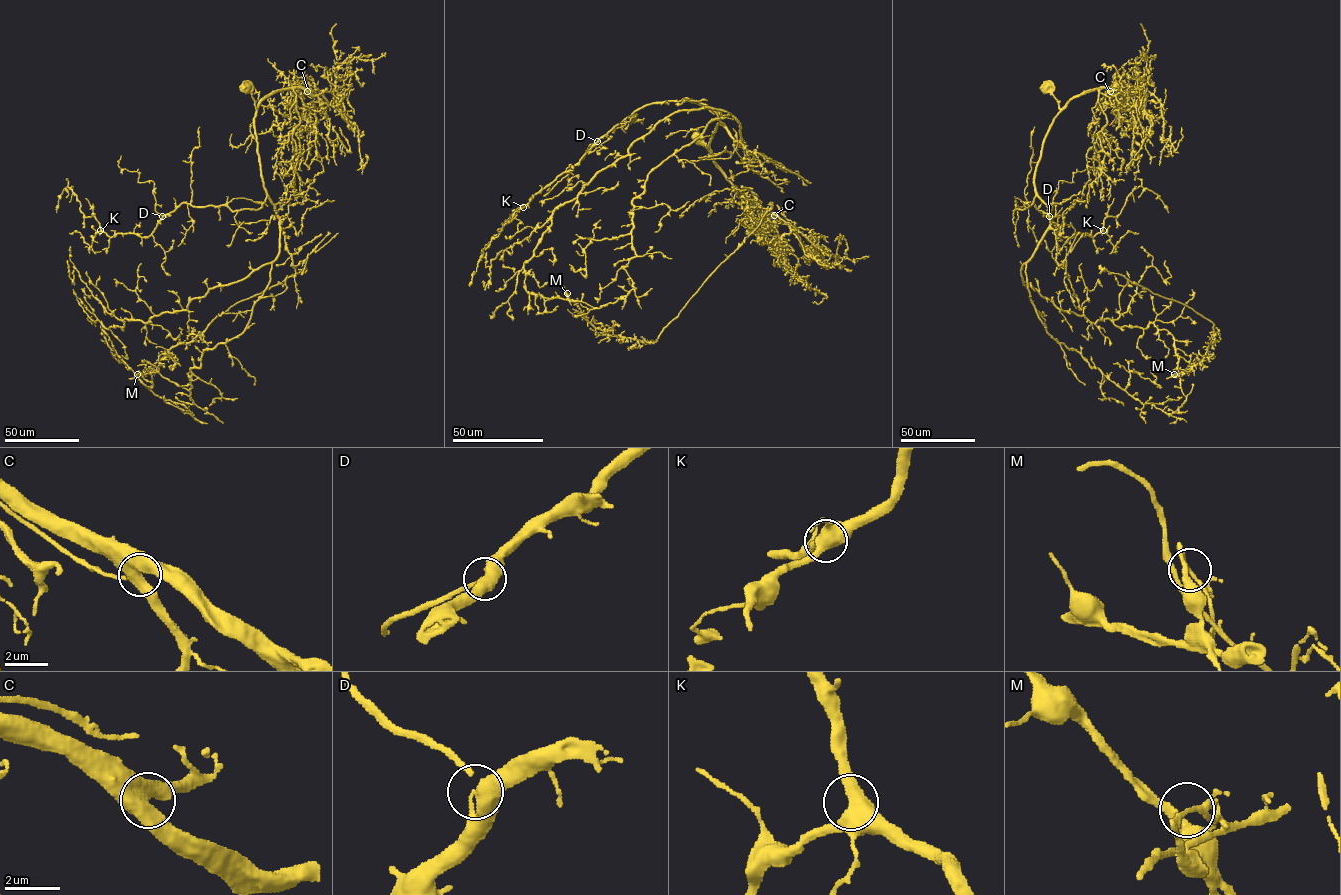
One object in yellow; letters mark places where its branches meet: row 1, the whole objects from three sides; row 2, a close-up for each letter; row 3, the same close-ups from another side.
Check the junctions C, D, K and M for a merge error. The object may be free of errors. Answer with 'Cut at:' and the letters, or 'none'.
Cut at: M

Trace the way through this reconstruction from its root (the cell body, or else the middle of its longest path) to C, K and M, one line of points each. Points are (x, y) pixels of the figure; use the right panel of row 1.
C: (1047, 88), (1060, 108), (1089, 90), (1106, 88), (1110, 91)
K: (1047, 88), (1060, 112), (1043, 144), (1033, 202), (1013, 211), (1032, 203), (1064, 237), (1103, 230)
M: (1047, 88), (1060, 112), (1034, 190), (1049, 225), (1022, 266), (1023, 282), (1093, 322), (1166, 329), (1174, 374)

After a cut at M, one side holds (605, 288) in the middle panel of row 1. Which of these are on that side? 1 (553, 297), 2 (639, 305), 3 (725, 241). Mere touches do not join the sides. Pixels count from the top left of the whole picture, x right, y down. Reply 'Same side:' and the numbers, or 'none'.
Same side: 1, 2, 3

